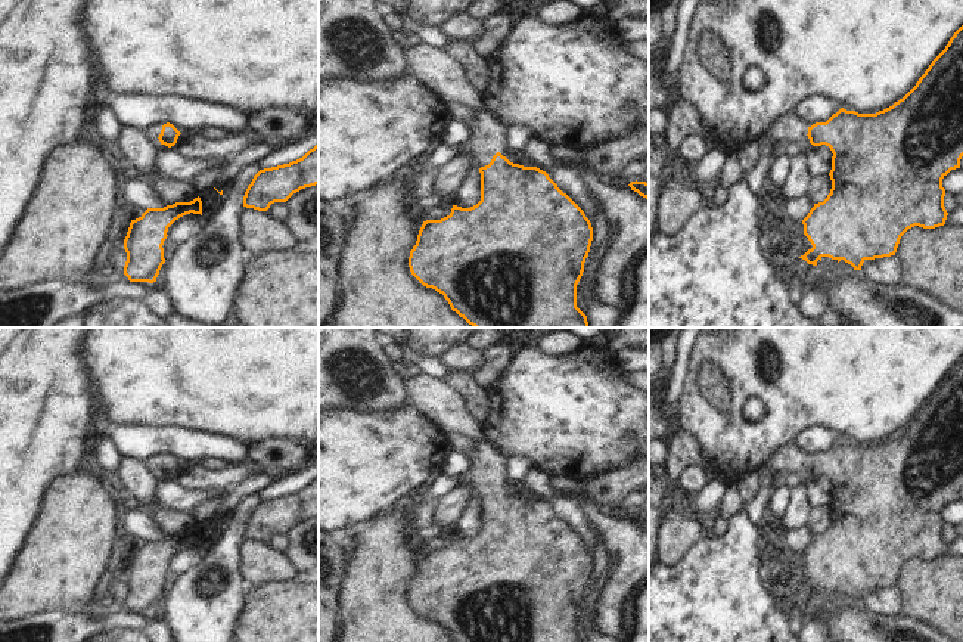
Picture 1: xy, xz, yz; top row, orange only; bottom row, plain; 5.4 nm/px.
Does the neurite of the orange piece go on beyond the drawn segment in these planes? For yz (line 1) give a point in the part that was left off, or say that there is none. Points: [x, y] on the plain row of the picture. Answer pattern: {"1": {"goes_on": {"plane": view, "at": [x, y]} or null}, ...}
{"1": {"goes_on": {"plane": "yz", "at": [788, 458]}}}

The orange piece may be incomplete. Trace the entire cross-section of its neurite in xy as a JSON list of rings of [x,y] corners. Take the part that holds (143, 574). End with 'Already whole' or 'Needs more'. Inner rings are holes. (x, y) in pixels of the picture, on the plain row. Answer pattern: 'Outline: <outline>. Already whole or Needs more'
Outline: [[[199,527],[190,533],[147,539],[139,549],[131,550],[124,570],[127,583],[124,605],[130,612],[156,612],[159,601],[165,593],[162,576],[168,567],[168,558],[190,543],[202,546]]]. Already whole.

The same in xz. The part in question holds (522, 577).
Outline: [[[485,440],[475,446],[469,483],[481,503],[481,531],[470,539],[453,536],[447,548],[423,552],[409,587],[411,605],[442,624],[453,642],[581,642],[577,615],[593,571],[590,550],[546,502],[513,494],[500,484],[506,480],[506,458],[497,447]]]. Needs more.

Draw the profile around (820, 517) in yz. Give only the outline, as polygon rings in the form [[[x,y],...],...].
[[[829,503],[823,506],[813,506],[810,511],[810,522],[808,527],[813,534],[823,533],[832,520],[832,511]]]

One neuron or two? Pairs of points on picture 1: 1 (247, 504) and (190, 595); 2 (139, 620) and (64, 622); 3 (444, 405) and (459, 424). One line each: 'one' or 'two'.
1: one
2: one
3: one

